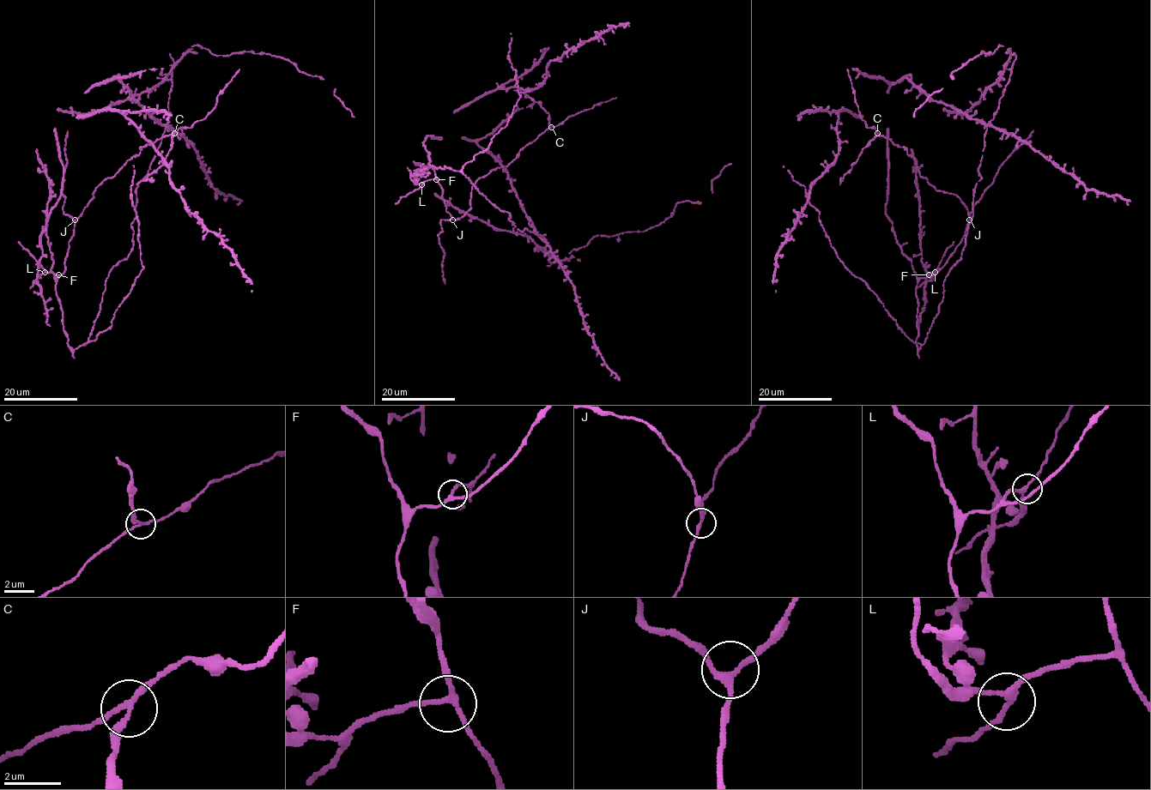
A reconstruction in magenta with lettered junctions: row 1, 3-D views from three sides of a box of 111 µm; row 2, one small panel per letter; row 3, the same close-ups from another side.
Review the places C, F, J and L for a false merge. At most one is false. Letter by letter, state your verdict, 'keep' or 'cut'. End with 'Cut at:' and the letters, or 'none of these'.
C: cut
F: keep
J: keep
L: keep
Cut at: C

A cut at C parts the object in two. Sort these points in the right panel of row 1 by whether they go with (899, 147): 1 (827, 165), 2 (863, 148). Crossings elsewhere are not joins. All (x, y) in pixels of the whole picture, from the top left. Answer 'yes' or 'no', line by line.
1: yes
2: no

